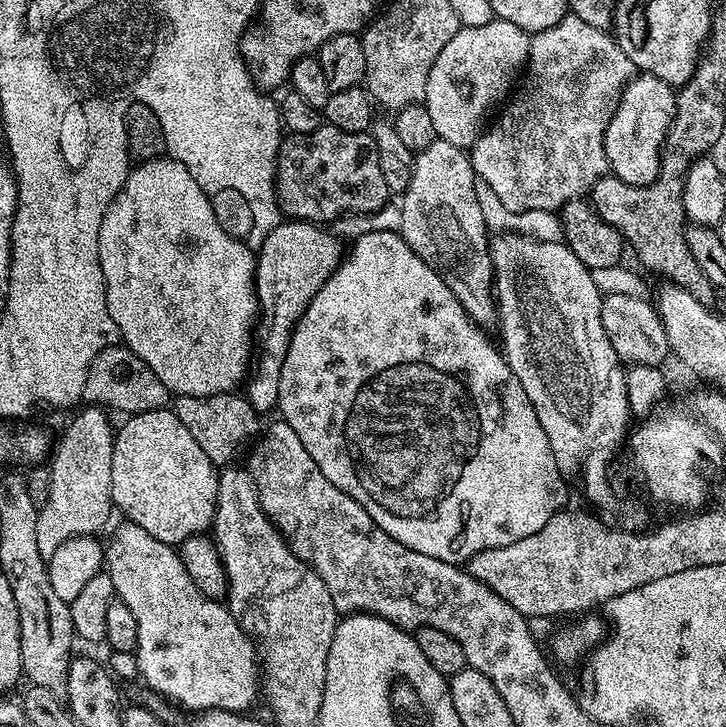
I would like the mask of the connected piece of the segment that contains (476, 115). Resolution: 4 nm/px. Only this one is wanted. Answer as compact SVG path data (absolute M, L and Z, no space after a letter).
M493 18L490 22L486 22L486 26L469 28L461 26L454 34L454 38L450 38L450 42L442 46L438 58L434 58L434 66L430 66L430 78L426 82L426 94L422 103L430 110L430 118L434 122L437 137L459 148L471 149L486 127L486 121L489 119L488 111L492 107L495 109L503 105L509 99L514 85L528 67L531 45L529 33L524 32L522 26L514 26L514 22Z

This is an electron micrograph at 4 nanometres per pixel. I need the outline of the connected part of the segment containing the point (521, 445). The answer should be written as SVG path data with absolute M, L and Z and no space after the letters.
M399 232L362 234L355 237L351 244L352 249L349 252L347 249L346 255L334 270L334 274L330 274L330 278L322 286L322 290L318 290L318 294L314 294L310 306L306 306L306 314L302 314L298 326L292 331L290 346L286 350L286 358L282 362L282 378L278 378L278 412L284 415L281 416L283 423L290 425L294 434L298 434L298 438L302 438L302 446L306 446L310 458L314 458L318 470L322 470L322 474L326 474L326 478L330 478L330 482L334 482L334 486L338 486L338 490L350 494L350 498L358 501L366 510L366 514L370 514L370 518L374 518L377 526L386 530L386 534L390 534L390 538L402 542L402 546L410 546L414 550L418 550L418 554L430 554L430 558L463 565L471 556L482 550L510 546L510 542L519 542L522 538L536 533L537 530L542 530L542 526L546 526L546 522L550 522L552 515L565 507L566 501L560 497L560 487L566 483L566 476L560 471L558 462L554 462L554 454L550 450L546 430L542 430L542 422L538 422L538 414L534 414L534 406L530 406L530 398L526 398L526 390L522 390L522 382L518 382L518 378L514 378L514 370L510 370L510 366L504 361L503 351L497 347L494 340L494 345L492 345L491 338L484 333L487 331L464 313L462 302L458 302L458 298L450 290L450 286L446 286L446 282L440 277L440 273L426 262L422 262L422 258L418 258L418 254L414 254L414 250L410 250L410 246L400 237Z

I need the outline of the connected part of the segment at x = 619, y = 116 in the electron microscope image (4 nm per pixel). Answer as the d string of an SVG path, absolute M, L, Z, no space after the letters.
M648 72L633 75L622 90L618 106L604 131L604 149L609 173L630 186L646 186L653 180L660 172L660 150L664 147L664 139L670 130L675 109L676 92L673 85L662 82L662 78L654 78Z

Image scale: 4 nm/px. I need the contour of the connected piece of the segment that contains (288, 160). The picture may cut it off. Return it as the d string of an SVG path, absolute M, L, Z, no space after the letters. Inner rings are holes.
M327 122L310 134L285 135L276 159L276 198L293 220L334 222L338 208L345 214L376 212L389 203L390 193L382 176L382 162L378 160L374 138L368 132L338 130ZM322 194L330 194L330 210L320 206Z

